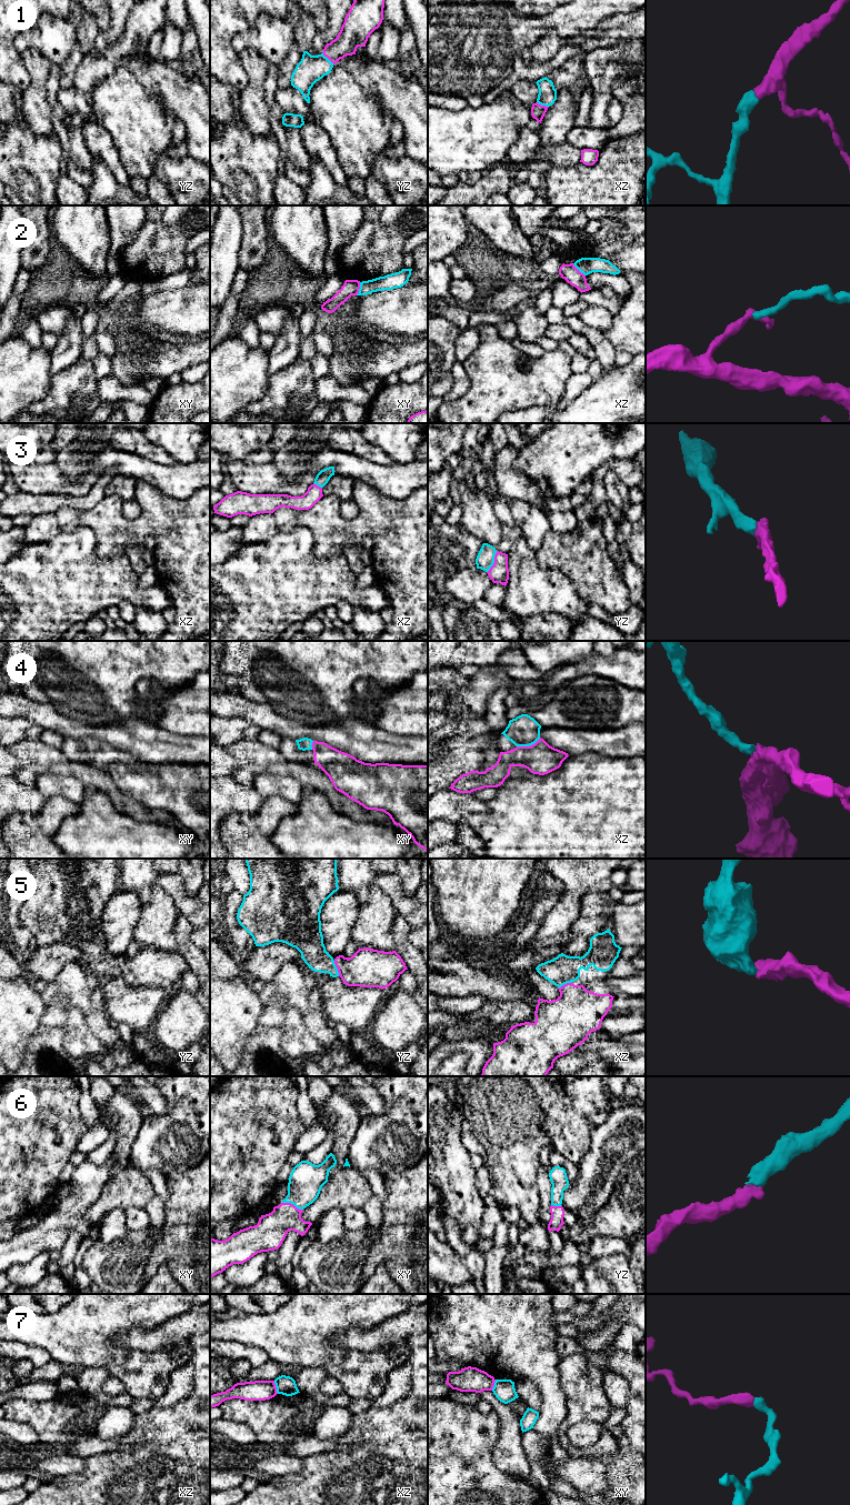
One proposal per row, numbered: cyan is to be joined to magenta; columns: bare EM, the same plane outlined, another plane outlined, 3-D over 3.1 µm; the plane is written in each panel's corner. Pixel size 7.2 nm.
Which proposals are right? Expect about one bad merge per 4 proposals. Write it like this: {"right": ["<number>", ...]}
{"right": ["1", "2", "3", "4", "5", "6"]}

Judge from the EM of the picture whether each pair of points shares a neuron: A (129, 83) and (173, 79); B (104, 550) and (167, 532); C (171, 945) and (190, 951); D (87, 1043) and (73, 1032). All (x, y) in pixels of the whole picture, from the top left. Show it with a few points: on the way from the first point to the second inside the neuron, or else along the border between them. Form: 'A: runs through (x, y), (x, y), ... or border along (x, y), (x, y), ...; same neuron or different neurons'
A: border along (129, 59), (127, 62), (128, 69), (159, 101); different neurons
B: runs through (120, 534), (137, 530), (151, 530); same neuron
C: border along (177, 921), (176, 950); different neurons
D: runs through (83, 1042), (77, 1035); same neuron

